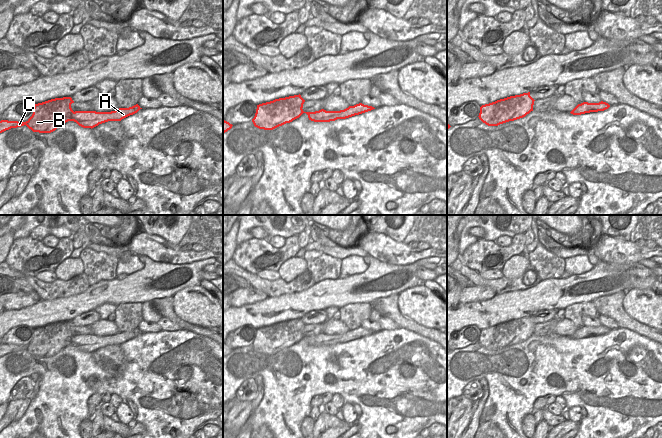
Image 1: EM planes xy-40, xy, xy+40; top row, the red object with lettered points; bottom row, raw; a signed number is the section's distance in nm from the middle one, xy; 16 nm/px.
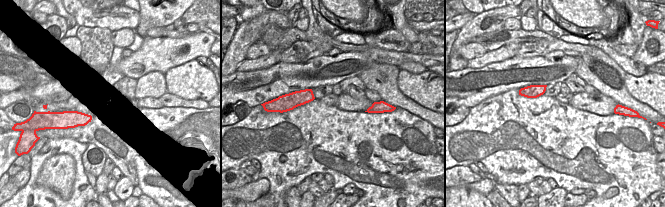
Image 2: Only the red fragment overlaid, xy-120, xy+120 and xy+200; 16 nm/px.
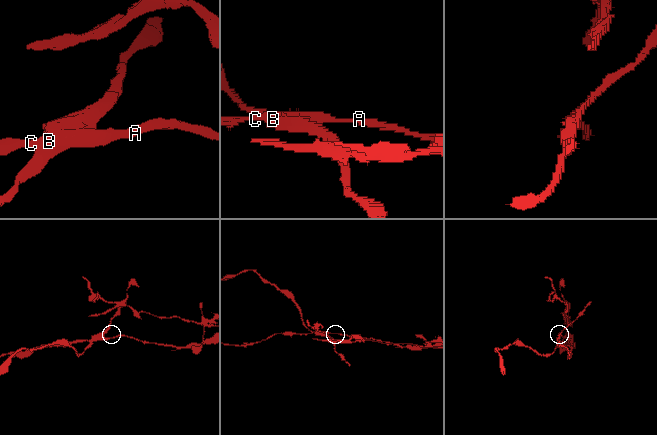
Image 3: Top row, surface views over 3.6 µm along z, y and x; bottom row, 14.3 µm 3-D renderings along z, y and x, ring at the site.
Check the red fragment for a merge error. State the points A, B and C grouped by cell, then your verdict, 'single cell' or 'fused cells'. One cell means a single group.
A C / B | fused cells

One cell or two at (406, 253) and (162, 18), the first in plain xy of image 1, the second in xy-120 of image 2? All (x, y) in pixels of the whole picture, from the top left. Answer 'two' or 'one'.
two

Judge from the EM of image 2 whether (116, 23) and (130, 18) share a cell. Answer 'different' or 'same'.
same

